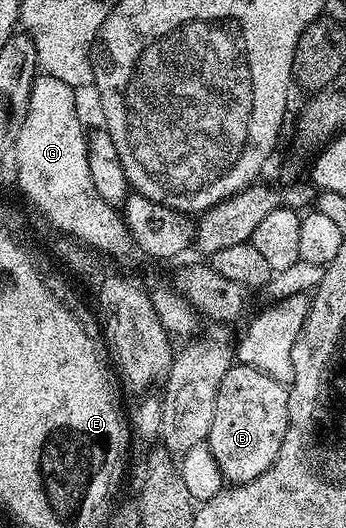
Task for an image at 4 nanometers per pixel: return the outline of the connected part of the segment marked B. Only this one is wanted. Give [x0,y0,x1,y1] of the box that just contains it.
[208,363,289,483]

